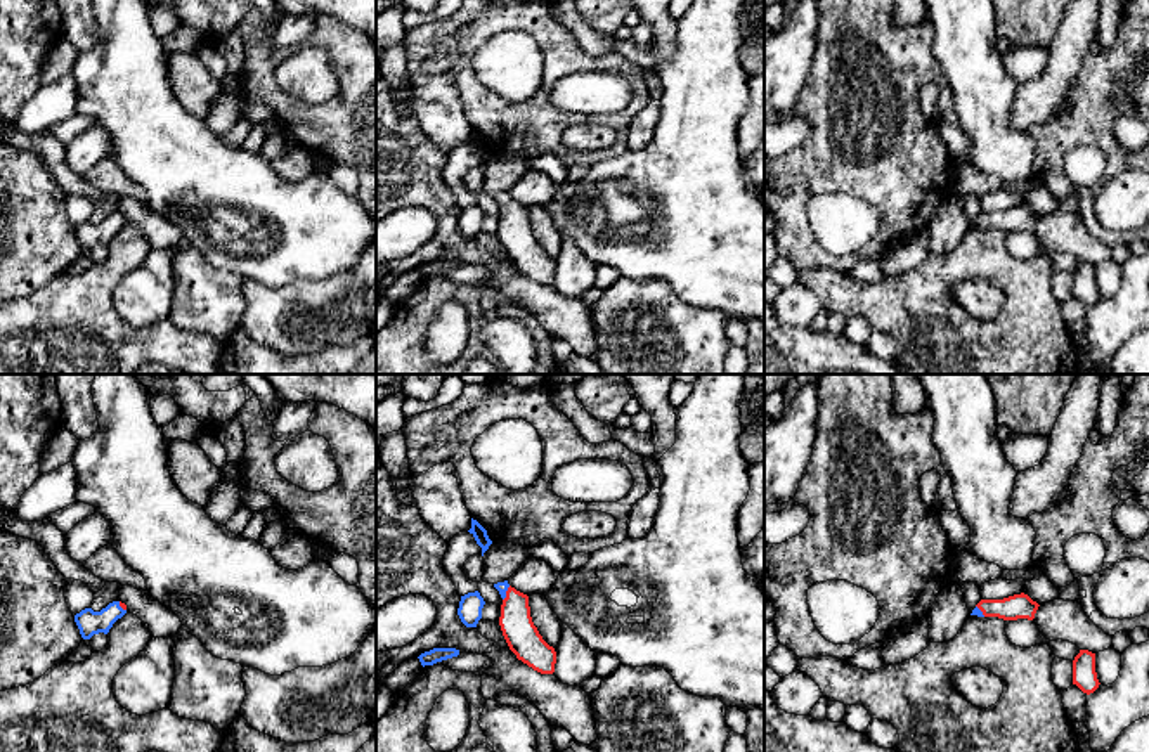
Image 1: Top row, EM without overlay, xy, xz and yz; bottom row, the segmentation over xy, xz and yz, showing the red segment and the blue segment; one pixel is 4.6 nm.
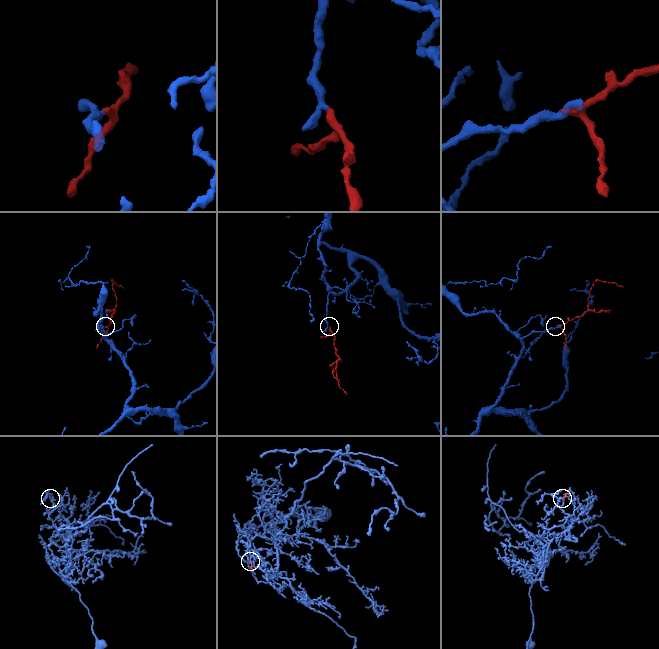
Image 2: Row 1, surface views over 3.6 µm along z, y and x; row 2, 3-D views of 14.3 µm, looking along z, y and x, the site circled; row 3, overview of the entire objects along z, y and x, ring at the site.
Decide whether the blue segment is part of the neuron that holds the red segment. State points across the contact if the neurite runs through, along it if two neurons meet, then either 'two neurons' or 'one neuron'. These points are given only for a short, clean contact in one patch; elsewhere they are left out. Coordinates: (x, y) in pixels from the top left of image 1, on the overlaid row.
runs through xz (522, 636), (506, 593), (501, 586); one neuron

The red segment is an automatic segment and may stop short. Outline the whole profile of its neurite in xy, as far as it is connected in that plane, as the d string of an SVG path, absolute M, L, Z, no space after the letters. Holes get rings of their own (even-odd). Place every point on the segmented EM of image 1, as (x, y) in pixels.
M113 601L101 612L85 608L75 615L75 622L80 629L83 639L90 639L94 634L107 634L113 624L127 613L127 605L121 601Z

